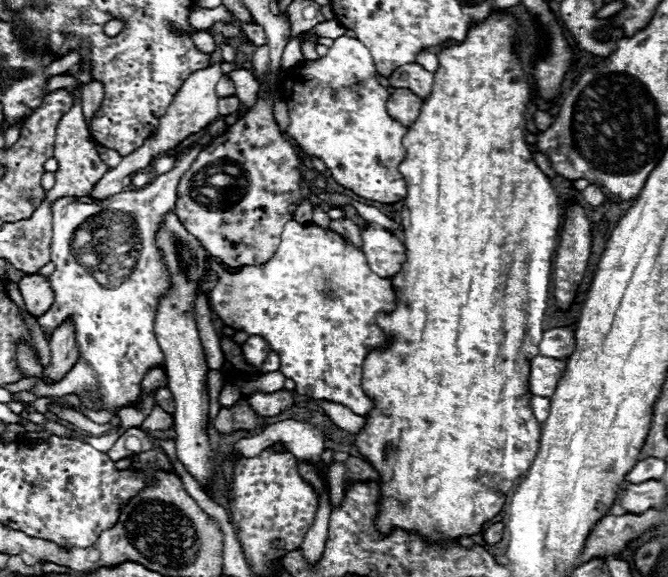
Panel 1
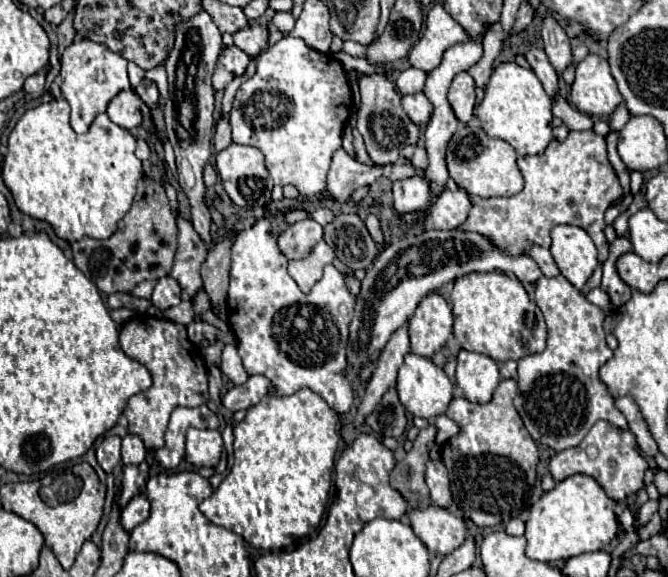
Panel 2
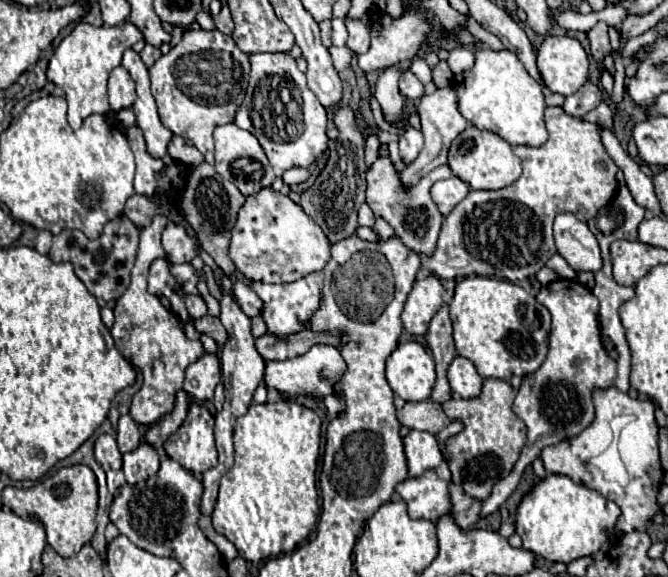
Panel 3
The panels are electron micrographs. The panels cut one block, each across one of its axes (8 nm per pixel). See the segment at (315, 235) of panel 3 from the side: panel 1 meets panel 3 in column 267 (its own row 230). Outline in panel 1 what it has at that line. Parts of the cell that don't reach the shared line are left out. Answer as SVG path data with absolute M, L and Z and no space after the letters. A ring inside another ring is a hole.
M262 82L258 88L256 104L248 108L244 118L232 124L224 136L216 138L198 154L176 188L178 200L174 212L184 228L188 228L188 232L192 232L192 236L196 236L212 256L220 258L226 266L232 268L262 264L264 260L270 260L272 252L276 252L280 244L284 224L292 220L292 214L302 202L300 160L290 142L282 138L282 132L274 122L272 100L266 88L268 84Z

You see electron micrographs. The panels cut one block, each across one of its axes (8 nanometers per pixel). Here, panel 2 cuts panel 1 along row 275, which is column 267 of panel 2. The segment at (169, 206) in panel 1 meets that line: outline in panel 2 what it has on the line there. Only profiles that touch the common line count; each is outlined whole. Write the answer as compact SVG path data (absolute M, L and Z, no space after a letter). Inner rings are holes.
M284 36L280 42L258 56L256 74L238 88L230 112L232 140L236 144L256 146L264 154L266 168L278 186L292 184L302 196L312 198L326 190L326 174L332 152L342 146L340 134L350 116L350 110L352 92L342 64L334 56L312 50L300 38Z

